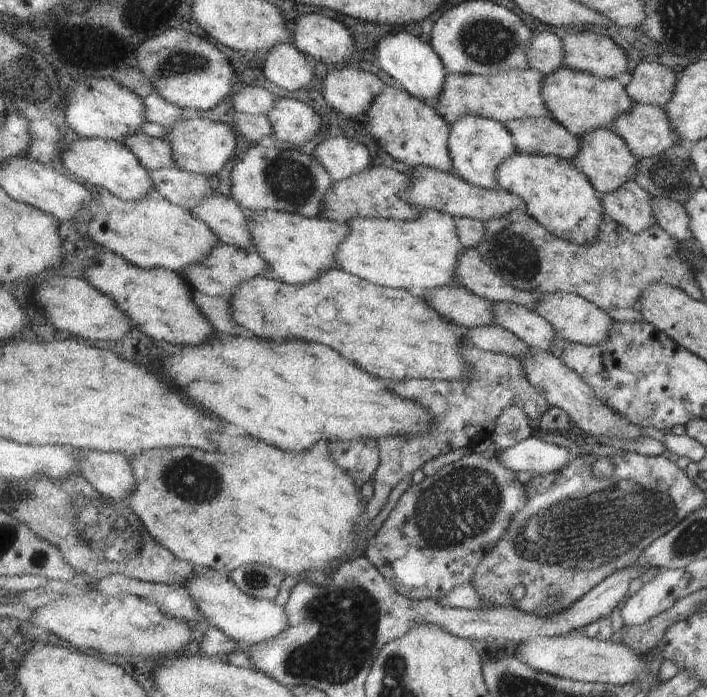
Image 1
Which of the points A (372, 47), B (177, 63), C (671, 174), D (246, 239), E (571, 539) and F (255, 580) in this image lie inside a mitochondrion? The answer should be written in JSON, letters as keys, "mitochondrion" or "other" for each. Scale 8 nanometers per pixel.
{"A":"other","B":"mitochondrion","C":"mitochondrion","D":"other","E":"mitochondrion","F":"mitochondrion"}

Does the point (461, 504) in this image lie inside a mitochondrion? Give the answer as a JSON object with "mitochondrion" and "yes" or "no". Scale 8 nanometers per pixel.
{"mitochondrion":"yes"}

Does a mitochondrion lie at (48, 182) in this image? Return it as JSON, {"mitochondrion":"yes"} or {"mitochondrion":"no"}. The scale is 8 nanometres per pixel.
{"mitochondrion":"no"}

